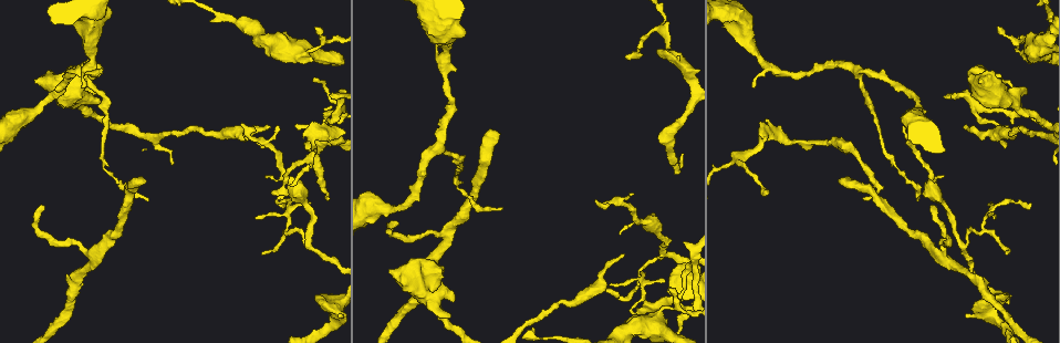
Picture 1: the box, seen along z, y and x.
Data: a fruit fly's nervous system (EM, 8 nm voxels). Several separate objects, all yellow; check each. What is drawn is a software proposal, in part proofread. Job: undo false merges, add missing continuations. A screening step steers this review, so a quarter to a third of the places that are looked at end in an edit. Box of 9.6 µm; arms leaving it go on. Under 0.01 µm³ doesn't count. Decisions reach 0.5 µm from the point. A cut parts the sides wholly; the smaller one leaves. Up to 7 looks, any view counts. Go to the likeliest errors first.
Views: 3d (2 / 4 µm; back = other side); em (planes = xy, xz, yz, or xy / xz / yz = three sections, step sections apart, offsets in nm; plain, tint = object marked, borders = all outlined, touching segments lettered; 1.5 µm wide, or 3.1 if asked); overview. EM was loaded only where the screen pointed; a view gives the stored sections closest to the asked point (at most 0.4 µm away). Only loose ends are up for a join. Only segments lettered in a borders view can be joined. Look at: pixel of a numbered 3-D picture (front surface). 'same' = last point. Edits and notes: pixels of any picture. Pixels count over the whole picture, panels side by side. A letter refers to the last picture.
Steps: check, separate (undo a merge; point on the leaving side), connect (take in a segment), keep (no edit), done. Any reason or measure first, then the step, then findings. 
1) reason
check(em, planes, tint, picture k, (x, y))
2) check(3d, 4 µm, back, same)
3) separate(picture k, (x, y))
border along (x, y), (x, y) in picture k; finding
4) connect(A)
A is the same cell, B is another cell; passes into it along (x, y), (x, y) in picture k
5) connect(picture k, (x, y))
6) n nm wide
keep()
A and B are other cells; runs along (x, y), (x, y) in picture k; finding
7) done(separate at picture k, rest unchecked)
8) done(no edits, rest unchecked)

an open end
check(3d, 2 µm, picture 1, (388, 272))

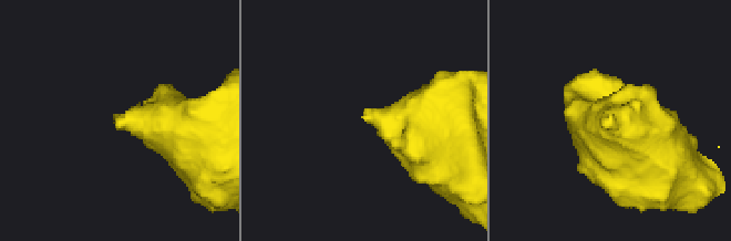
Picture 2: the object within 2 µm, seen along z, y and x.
check(em, planes, tint, picture 2, (115, 126))

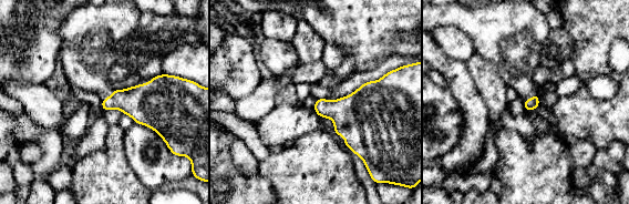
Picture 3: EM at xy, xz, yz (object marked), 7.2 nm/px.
check(em, planes, borders, same)

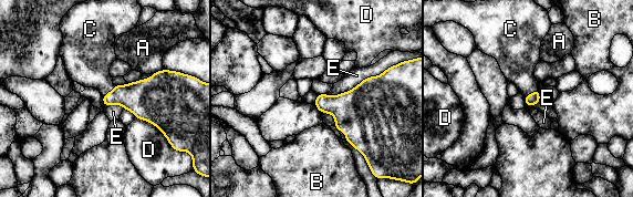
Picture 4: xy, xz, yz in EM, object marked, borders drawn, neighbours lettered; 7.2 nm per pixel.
E touches over 480 nm
connect(C)
C is the same cell, A, B, D and E are other cells; passes into it along (530, 100), (532, 93), (518, 62) in picture 4; it goes on there

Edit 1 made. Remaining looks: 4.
redraw
check(overview)

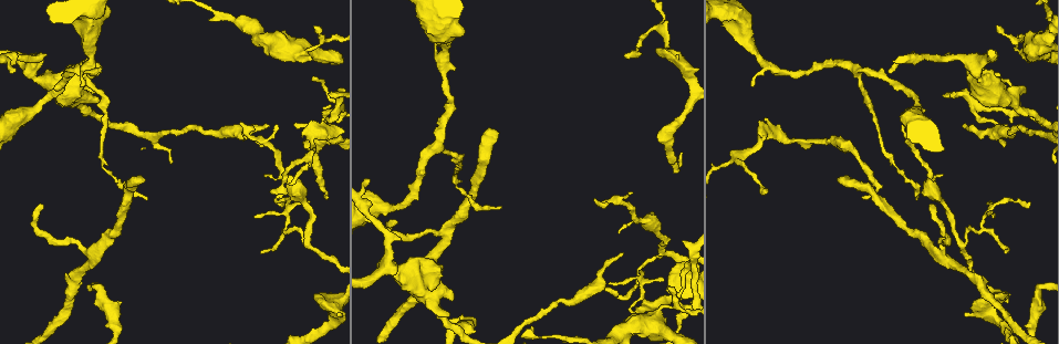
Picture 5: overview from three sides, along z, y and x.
calibre changes
check(em, planes, borders, picture 5, (601, 279))

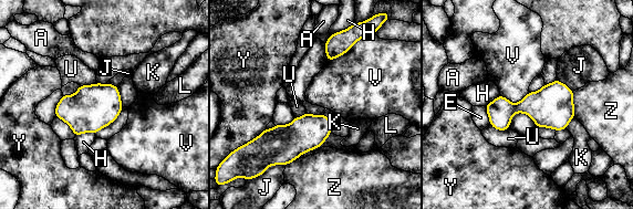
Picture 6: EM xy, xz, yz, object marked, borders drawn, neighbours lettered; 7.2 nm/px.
keep()
A, E, H, J, K, L, U, V, Y and Z are other cells; border along (537, 127), (516, 113), (507, 128) in picture 6; all the same neuron

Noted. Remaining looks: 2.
tapers out
check(em, planes, borders, picture 5, (903, 126))

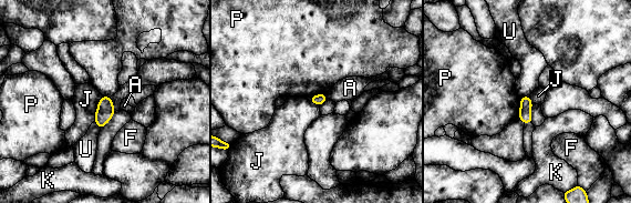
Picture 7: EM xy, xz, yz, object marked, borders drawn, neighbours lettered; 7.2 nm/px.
J touches over 200 nm
keep()
A, F, J, K, P and U are other cells; none of them fits

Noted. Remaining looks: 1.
done(connect at picture 4, rest unchecked)

